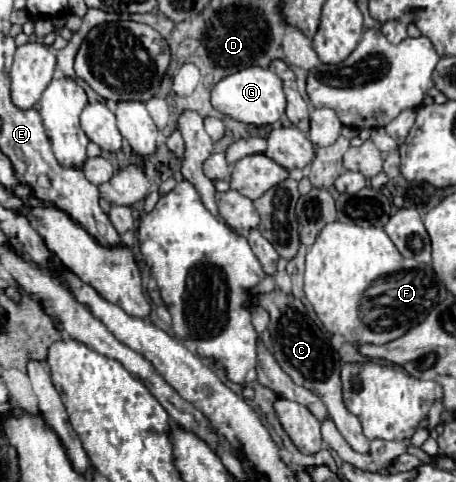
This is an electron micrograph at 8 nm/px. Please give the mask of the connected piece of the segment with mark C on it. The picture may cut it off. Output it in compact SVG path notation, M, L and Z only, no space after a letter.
M274 289L272 293L260 295L258 305L264 307L270 313L270 333L272 333L272 353L282 367L284 373L290 375L290 379L296 385L302 385L306 389L312 389L322 403L328 409L328 415L334 419L336 429L342 433L346 443L358 451L358 453L368 453L370 451L370 441L362 433L362 425L358 417L354 417L342 401L342 383L340 383L340 357L332 353L330 347L330 337L328 333L322 333L316 323L308 317L304 305L300 299L294 295L286 295L280 289Z

